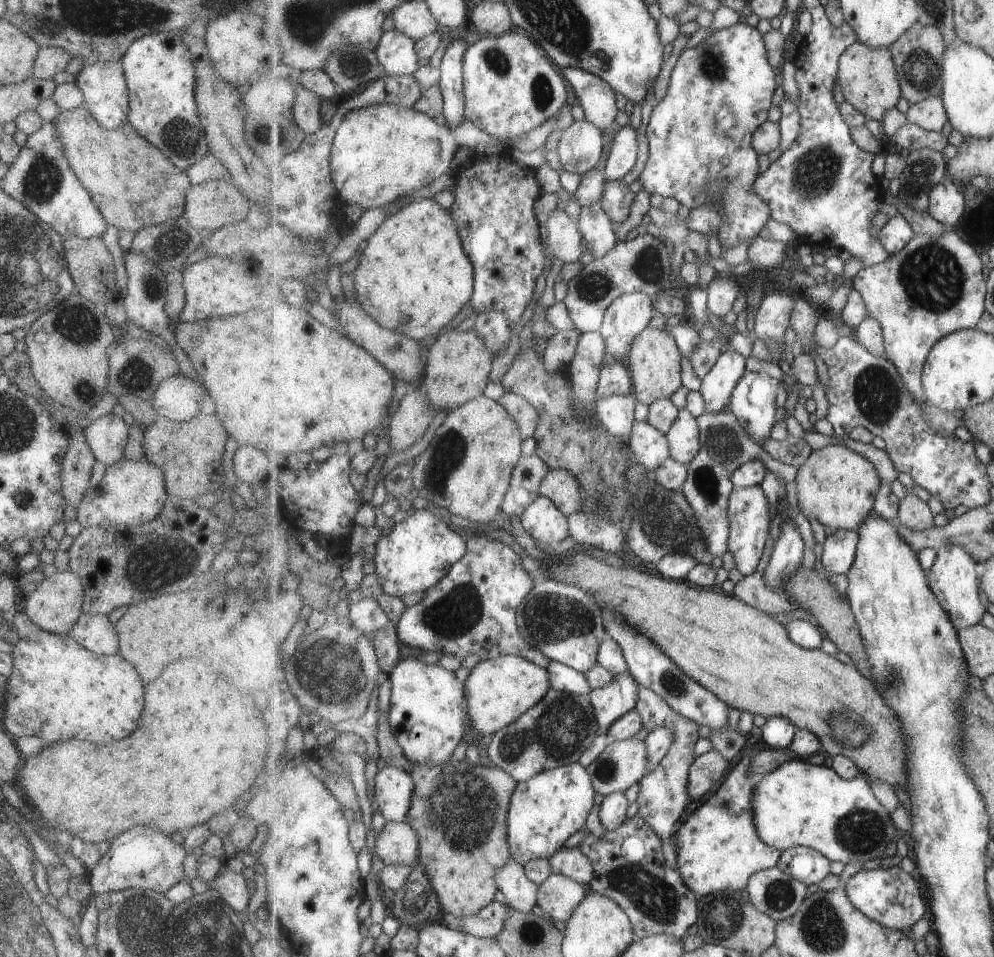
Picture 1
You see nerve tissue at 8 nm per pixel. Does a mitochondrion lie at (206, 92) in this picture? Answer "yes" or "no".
no

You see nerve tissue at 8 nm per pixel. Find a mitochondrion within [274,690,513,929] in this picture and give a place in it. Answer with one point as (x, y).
(465, 809)

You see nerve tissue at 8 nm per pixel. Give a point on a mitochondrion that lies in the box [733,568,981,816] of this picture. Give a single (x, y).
(850, 726)

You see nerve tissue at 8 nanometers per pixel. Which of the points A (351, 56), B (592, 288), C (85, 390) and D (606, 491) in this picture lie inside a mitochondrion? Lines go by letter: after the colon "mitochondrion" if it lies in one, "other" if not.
A: mitochondrion
B: mitochondrion
C: mitochondrion
D: mitochondrion

